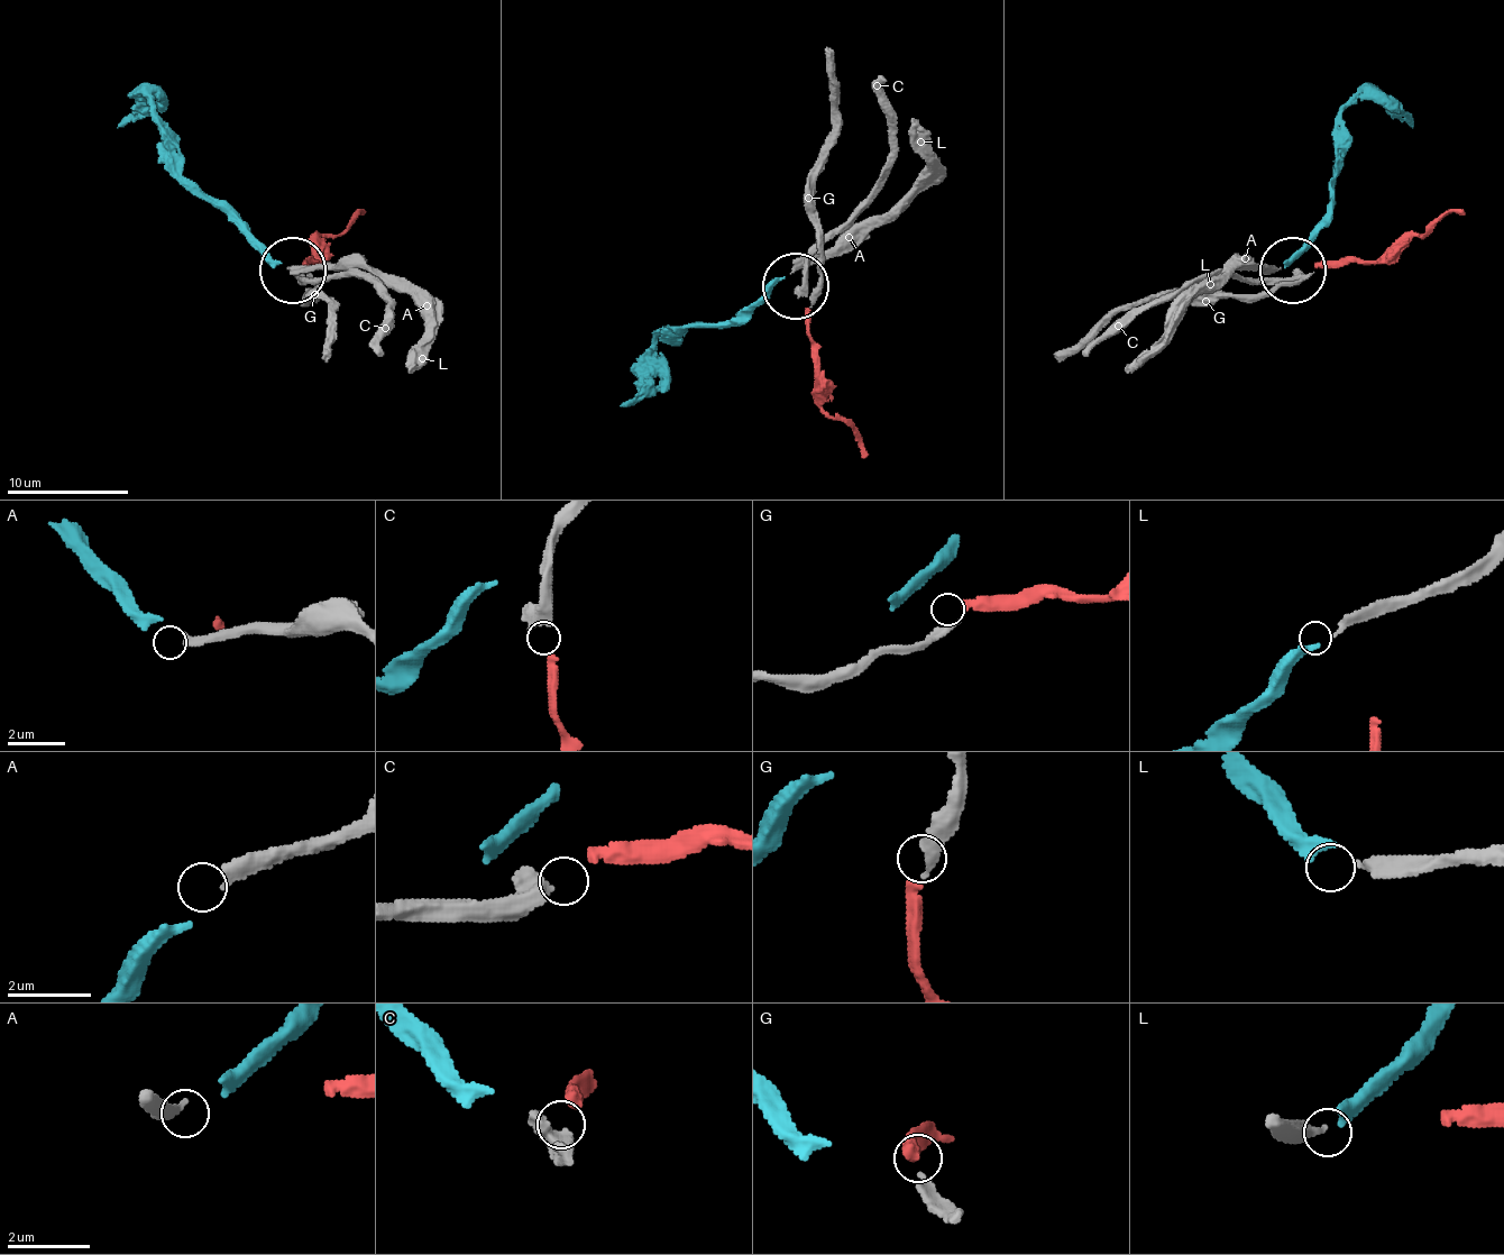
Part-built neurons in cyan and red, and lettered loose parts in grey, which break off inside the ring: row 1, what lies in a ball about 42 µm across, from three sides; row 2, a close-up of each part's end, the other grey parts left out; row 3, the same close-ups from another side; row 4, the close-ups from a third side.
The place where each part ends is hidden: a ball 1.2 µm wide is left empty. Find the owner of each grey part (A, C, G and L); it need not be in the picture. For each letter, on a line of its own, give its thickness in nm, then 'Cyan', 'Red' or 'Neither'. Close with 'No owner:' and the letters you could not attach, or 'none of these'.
A: Thickness 280 nm. Neither
C: Thickness 550 nm. Neither
G: Thickness 200 nm. Red
L: Thickness 260 nm. Cyan
No owner: A, C

